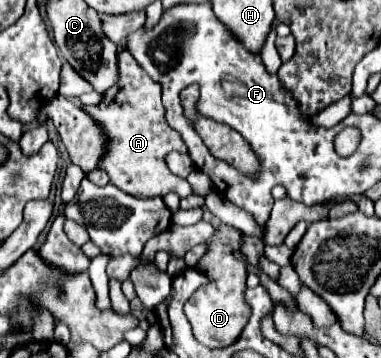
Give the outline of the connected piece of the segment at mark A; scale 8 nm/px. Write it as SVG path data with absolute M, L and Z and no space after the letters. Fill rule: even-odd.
M119 45L119 83L105 91L99 105L85 107L85 111L95 117L99 129L107 137L99 169L109 173L115 187L135 197L163 197L169 191L175 191L183 199L193 194L188 181L173 175L165 161L171 151L187 153L187 147L179 133L167 125L159 83L151 81L151 77L139 69L137 61L123 45Z

